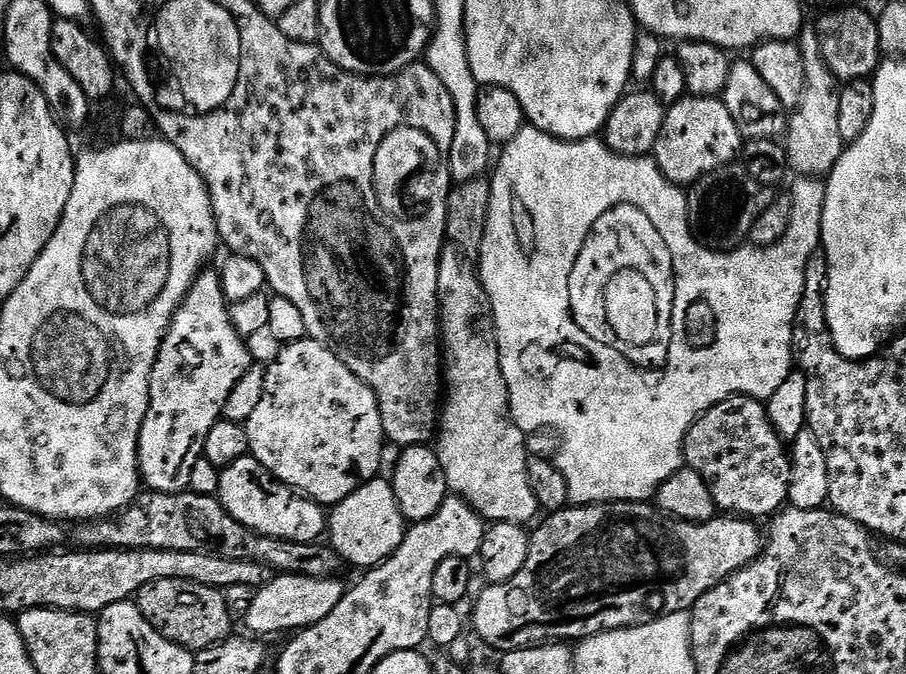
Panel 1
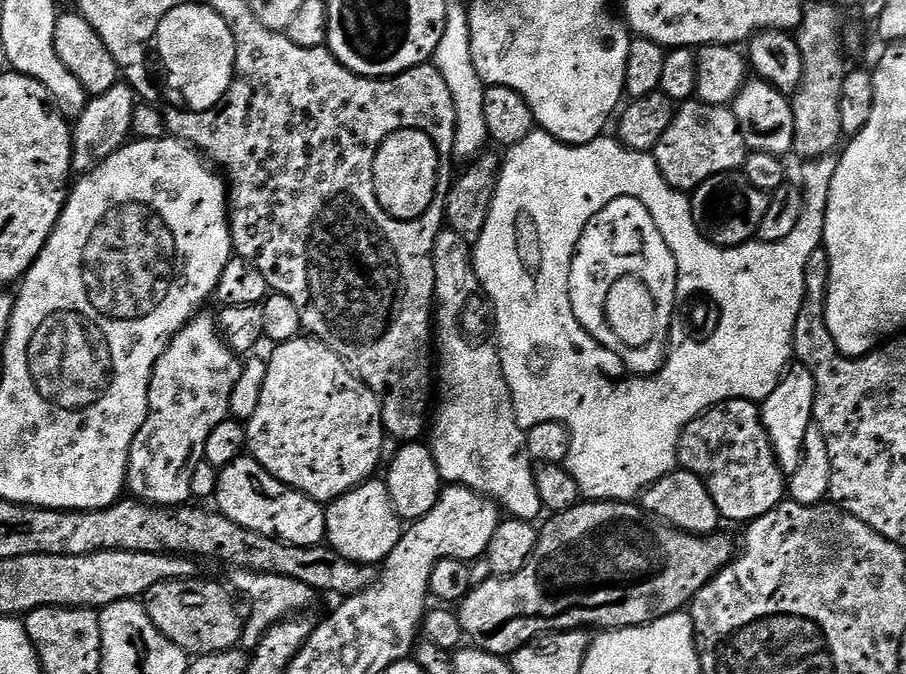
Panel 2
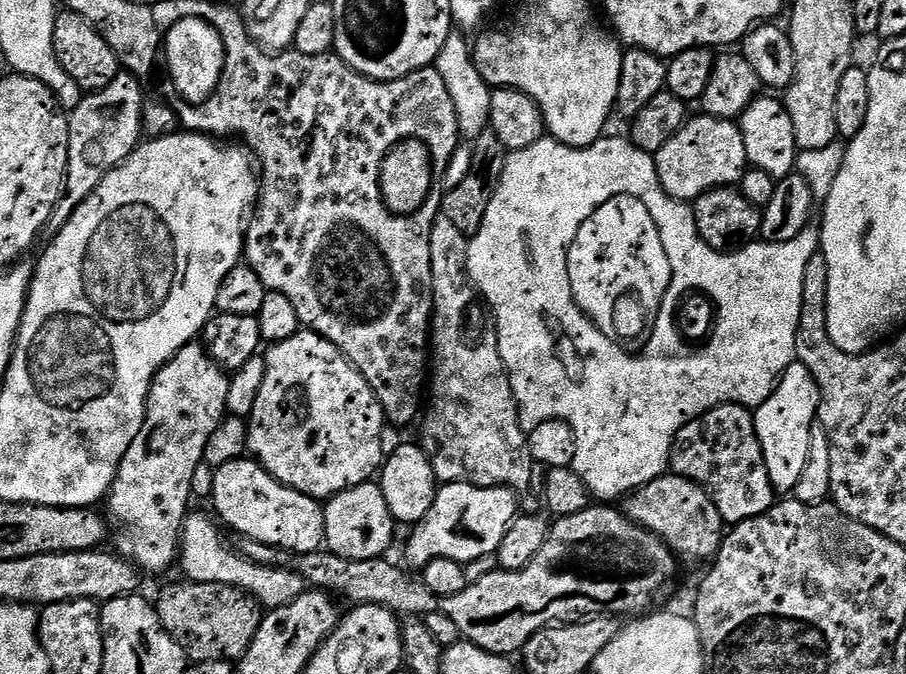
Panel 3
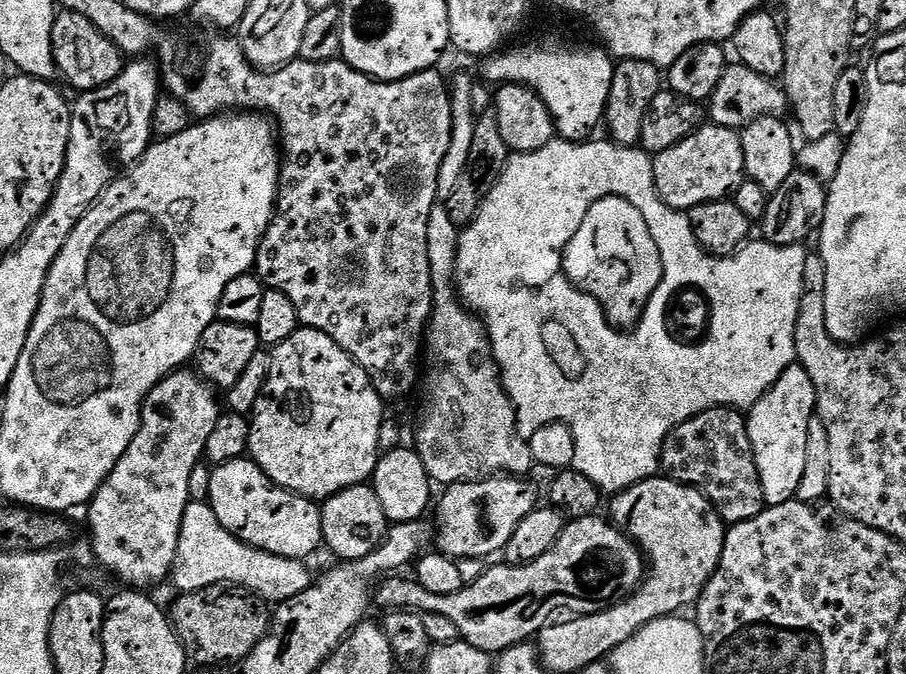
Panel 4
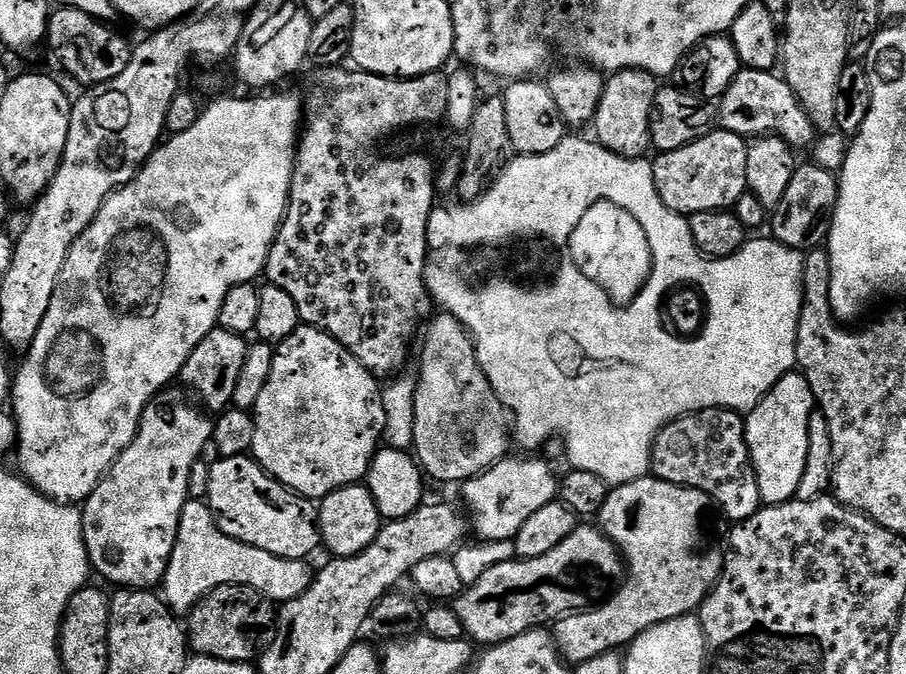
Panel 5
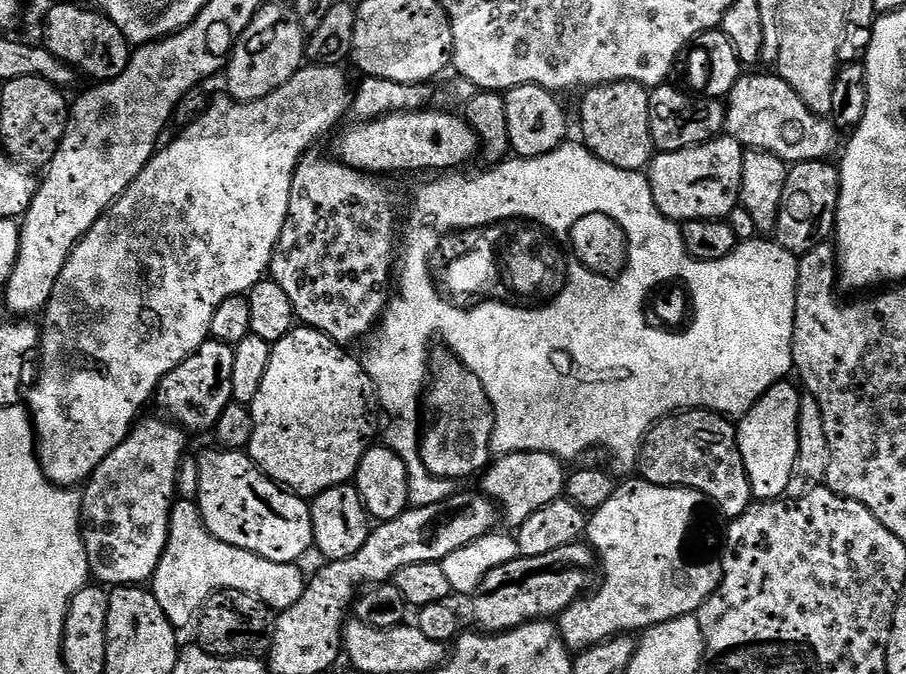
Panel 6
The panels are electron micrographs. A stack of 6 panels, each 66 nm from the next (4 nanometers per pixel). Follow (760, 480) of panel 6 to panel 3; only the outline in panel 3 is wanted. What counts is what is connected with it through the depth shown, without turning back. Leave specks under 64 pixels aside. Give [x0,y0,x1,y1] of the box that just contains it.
[753,361,820,491]

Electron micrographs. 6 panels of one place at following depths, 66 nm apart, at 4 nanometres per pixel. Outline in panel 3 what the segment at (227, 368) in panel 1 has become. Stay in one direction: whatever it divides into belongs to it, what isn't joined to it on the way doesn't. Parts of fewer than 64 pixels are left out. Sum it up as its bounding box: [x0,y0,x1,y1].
[106,342,229,573]

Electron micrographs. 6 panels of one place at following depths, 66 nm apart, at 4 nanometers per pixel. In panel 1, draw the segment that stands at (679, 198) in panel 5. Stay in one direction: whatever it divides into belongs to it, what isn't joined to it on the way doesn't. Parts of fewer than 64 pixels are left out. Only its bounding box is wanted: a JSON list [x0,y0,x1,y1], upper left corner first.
[654,94,742,186]

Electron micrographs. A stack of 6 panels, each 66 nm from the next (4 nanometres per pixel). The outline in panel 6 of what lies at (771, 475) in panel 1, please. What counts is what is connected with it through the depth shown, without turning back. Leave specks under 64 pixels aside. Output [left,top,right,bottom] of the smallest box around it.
[638,410,754,518]

